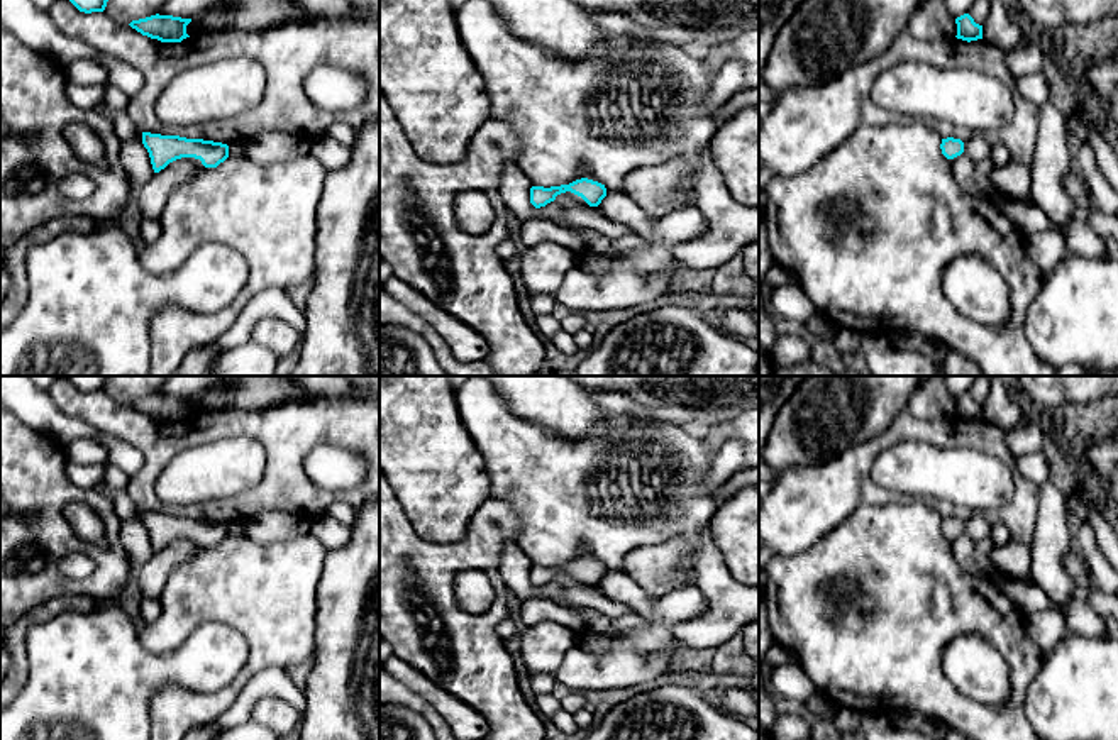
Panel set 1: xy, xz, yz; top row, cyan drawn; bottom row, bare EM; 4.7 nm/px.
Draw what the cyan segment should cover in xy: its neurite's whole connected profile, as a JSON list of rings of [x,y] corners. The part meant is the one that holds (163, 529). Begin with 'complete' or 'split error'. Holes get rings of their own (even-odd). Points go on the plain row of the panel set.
complete; [[[142,511],[142,523],[149,532],[154,552],[181,537],[200,538],[205,547],[217,547],[229,537],[227,523],[203,518]]]

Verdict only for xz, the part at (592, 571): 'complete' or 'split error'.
complete

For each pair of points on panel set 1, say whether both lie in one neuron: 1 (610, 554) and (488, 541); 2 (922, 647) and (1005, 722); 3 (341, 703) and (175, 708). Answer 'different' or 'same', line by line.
1: different
2: same
3: different

